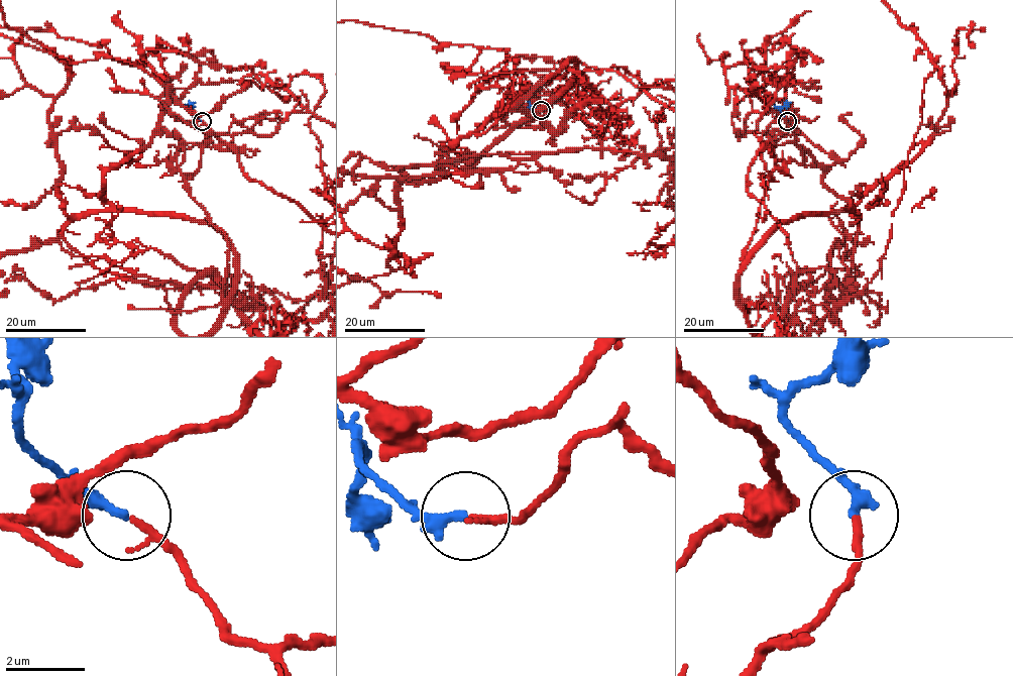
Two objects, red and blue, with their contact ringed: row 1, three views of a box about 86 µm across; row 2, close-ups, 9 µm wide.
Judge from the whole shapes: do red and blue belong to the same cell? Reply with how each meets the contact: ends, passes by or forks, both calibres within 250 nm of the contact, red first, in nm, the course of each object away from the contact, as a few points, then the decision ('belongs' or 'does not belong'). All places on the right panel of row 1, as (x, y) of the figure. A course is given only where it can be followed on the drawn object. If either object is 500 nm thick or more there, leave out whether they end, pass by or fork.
red passes by; blue ends; calibres 130 and 280 nm; course blue (787, 121), (780, 111), (790, 103); belongs

